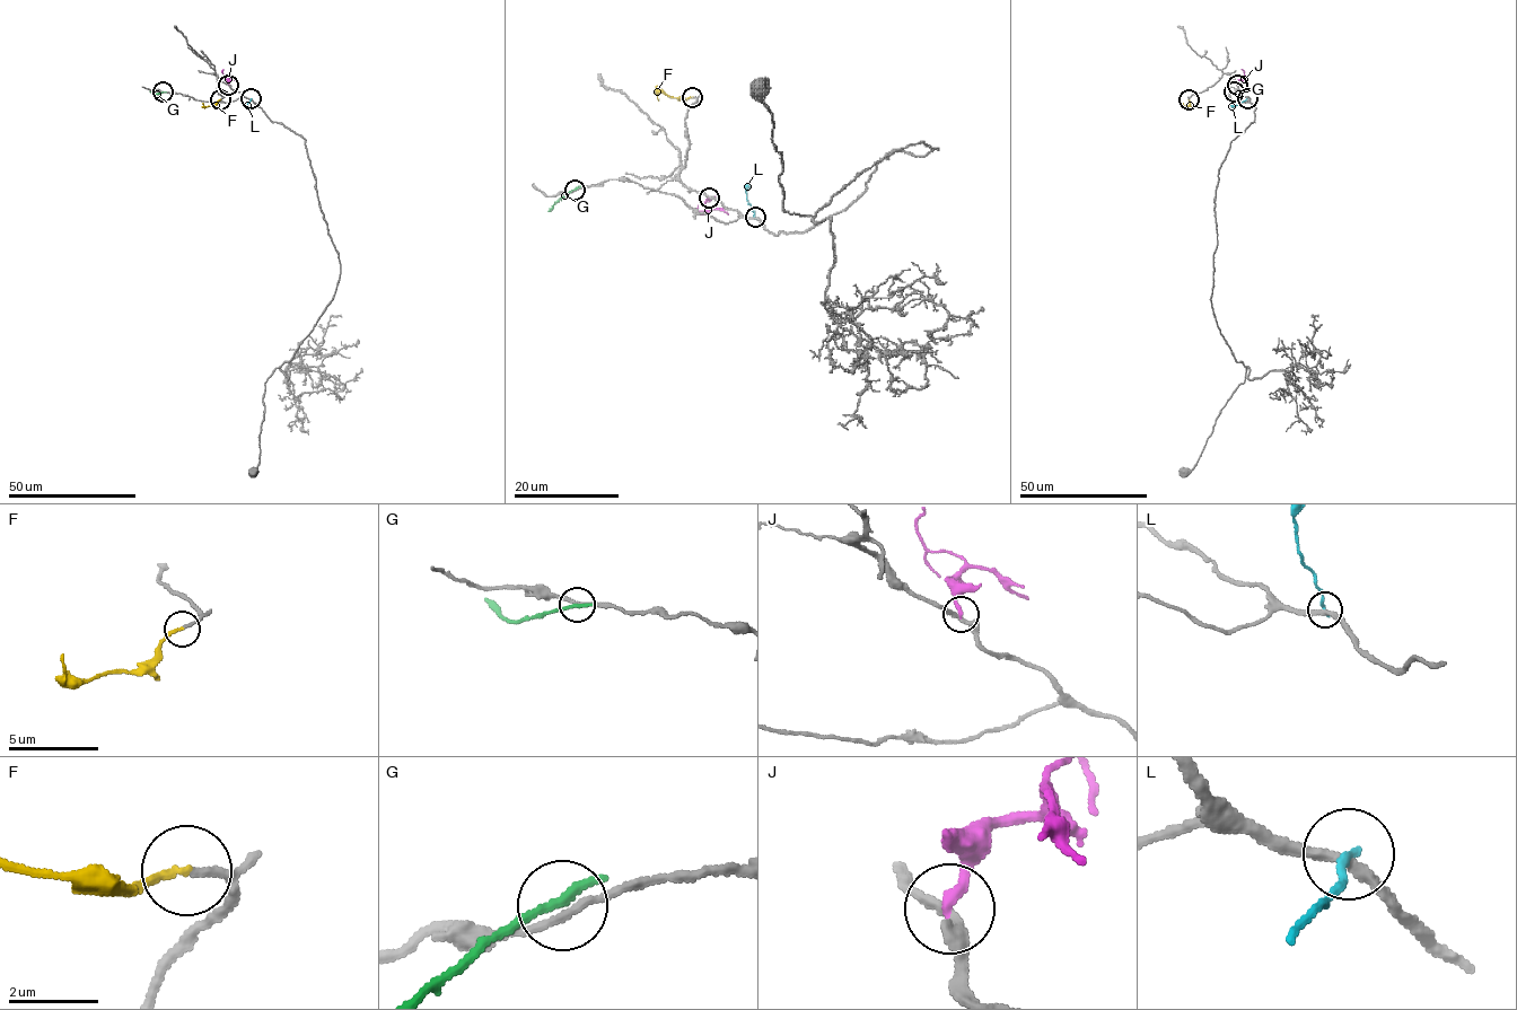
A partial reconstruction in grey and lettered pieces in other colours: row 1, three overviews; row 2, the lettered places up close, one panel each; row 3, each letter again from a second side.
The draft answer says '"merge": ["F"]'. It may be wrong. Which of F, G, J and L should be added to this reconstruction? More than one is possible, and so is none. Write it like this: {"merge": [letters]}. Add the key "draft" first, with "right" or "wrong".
{"draft": "right", "merge": ["F"]}

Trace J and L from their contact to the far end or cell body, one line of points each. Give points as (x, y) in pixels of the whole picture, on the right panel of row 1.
J: (1237, 85), (1244, 76), (1242, 69)
L: (1247, 98), (1230, 105)

